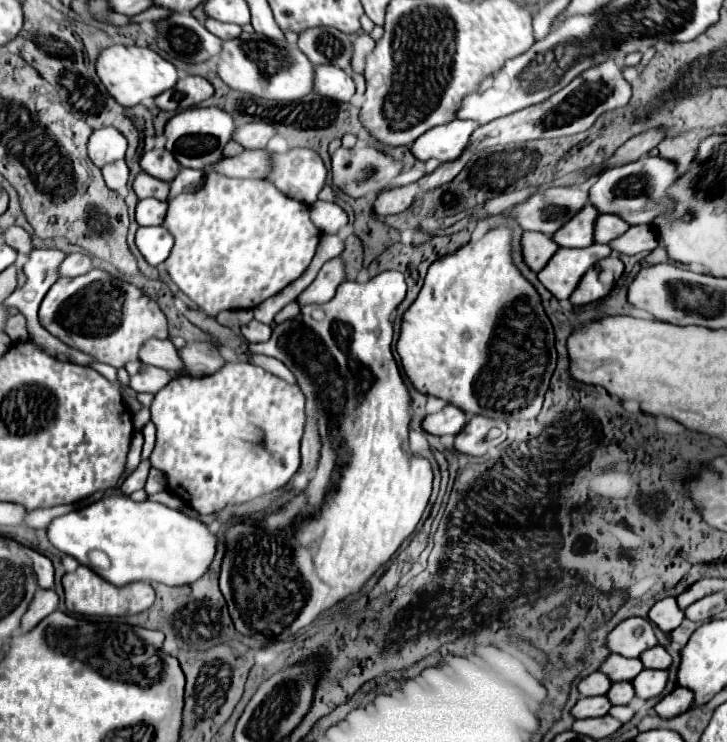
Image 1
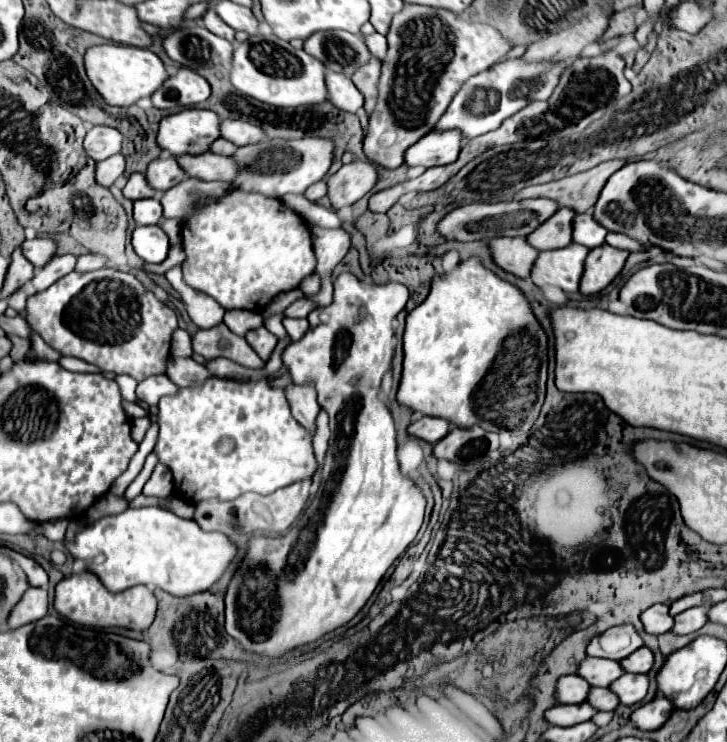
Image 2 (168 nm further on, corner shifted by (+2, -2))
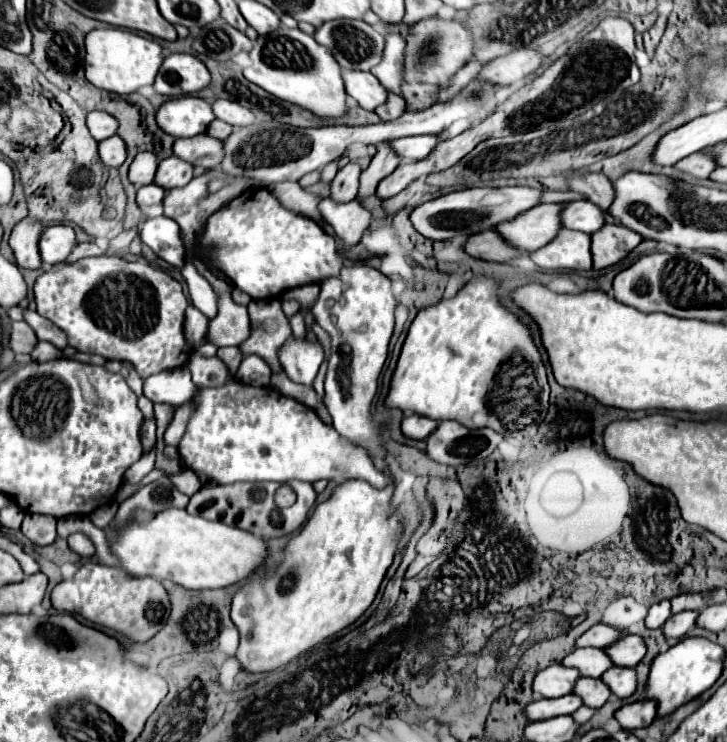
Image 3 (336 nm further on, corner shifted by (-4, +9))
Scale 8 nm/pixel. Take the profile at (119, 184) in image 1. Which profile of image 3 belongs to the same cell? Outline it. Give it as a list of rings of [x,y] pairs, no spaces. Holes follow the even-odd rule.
[[[109,137],[107,141],[101,141],[99,143],[99,157],[101,157],[103,165],[119,169],[123,165],[123,161],[127,159],[125,141],[121,137]]]

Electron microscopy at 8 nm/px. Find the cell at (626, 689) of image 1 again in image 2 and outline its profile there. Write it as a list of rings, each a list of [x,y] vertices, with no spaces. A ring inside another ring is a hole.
[[[591,688],[585,702],[587,702],[587,704],[593,704],[593,706],[599,708],[599,710],[607,710],[607,712],[615,710],[617,704],[619,704],[617,696],[615,696],[609,688]]]

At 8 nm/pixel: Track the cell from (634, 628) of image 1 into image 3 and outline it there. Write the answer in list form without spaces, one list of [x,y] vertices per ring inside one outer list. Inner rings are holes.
[[[599,623],[599,625],[593,625],[589,631],[585,631],[579,637],[577,647],[599,647],[599,649],[605,649],[605,647],[617,643],[623,635],[625,635],[625,631],[619,631],[615,627]]]

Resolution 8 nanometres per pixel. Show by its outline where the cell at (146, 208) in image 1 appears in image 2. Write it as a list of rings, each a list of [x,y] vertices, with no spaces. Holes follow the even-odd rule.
[[[145,198],[133,202],[133,218],[137,224],[157,224],[163,216],[161,204],[157,198]]]

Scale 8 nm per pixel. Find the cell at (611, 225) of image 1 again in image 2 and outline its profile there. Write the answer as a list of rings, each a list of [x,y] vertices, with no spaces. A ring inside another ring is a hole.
[[[591,212],[577,214],[573,218],[573,242],[583,244],[587,248],[597,248],[605,242],[605,236],[607,236],[607,230],[593,220]]]

